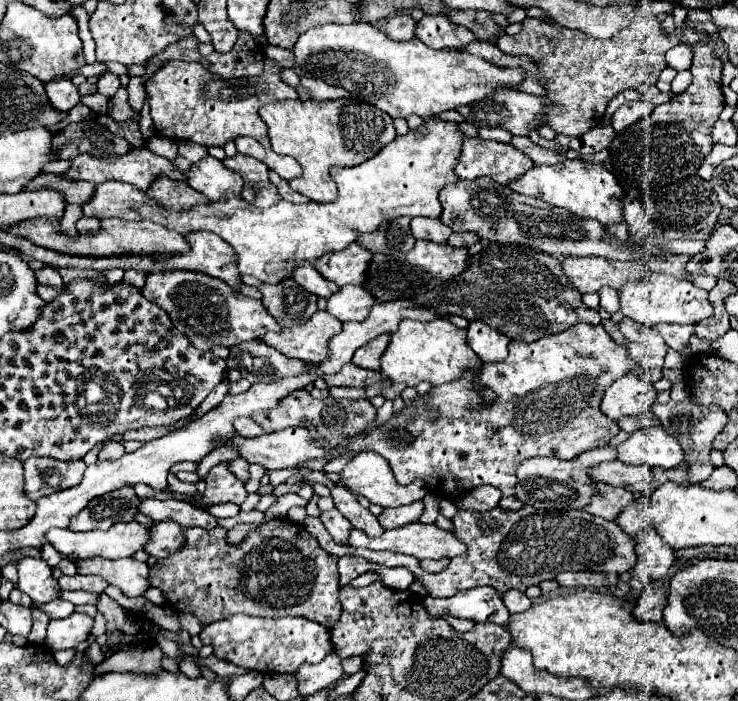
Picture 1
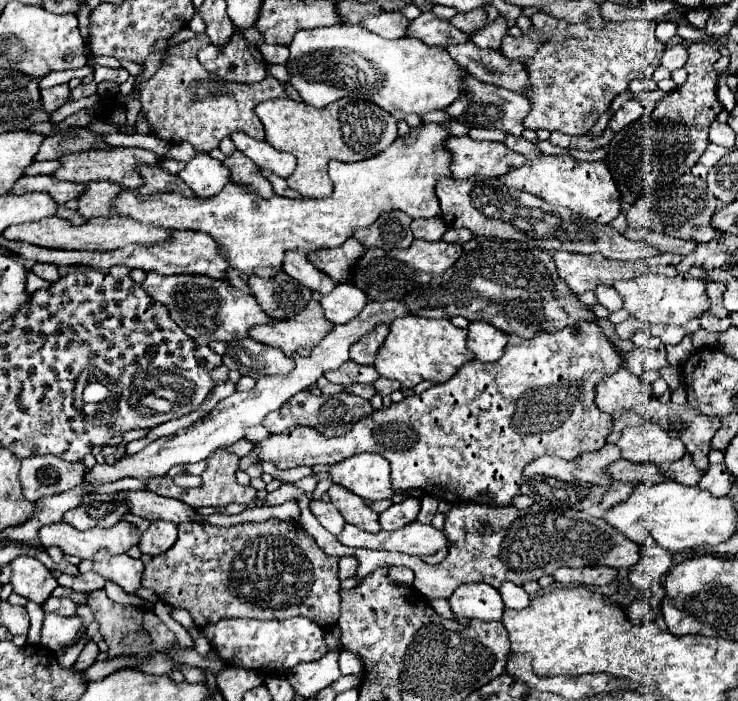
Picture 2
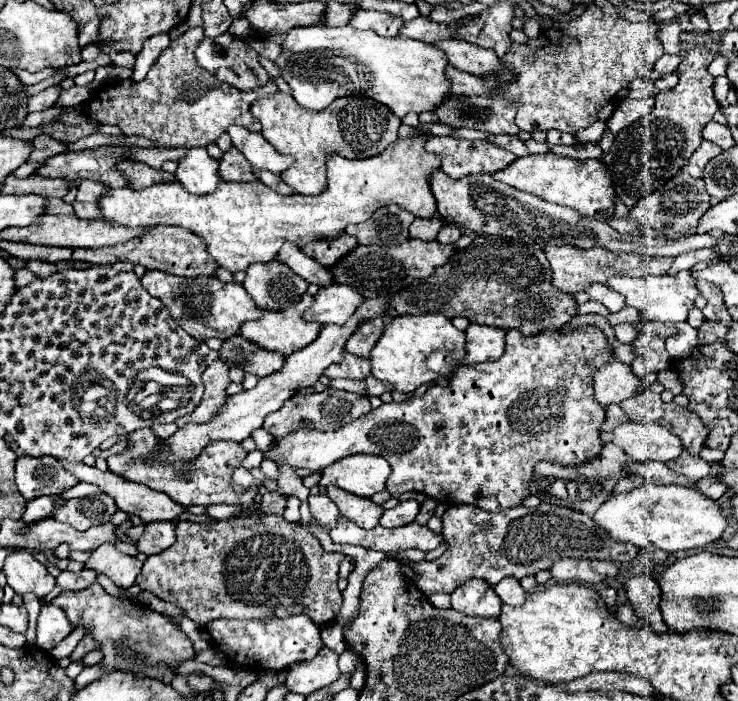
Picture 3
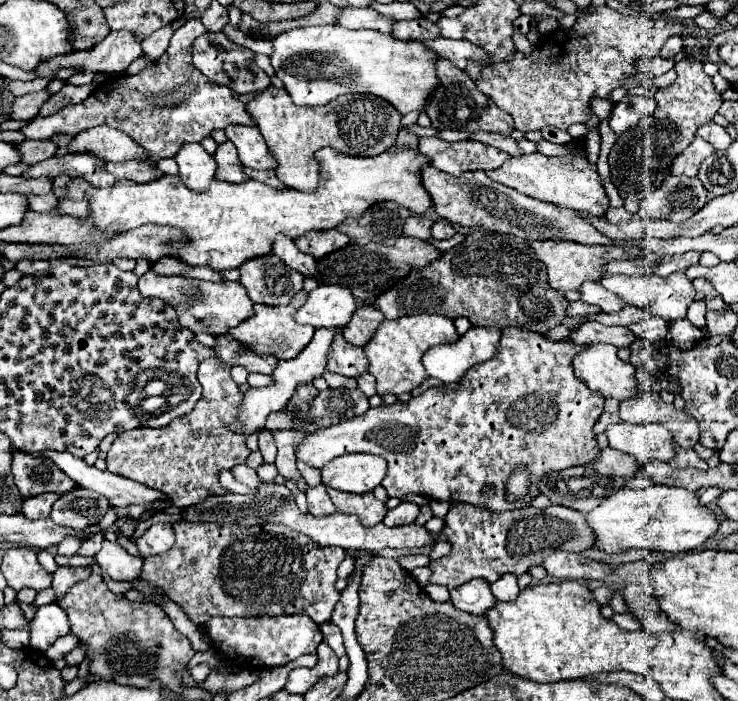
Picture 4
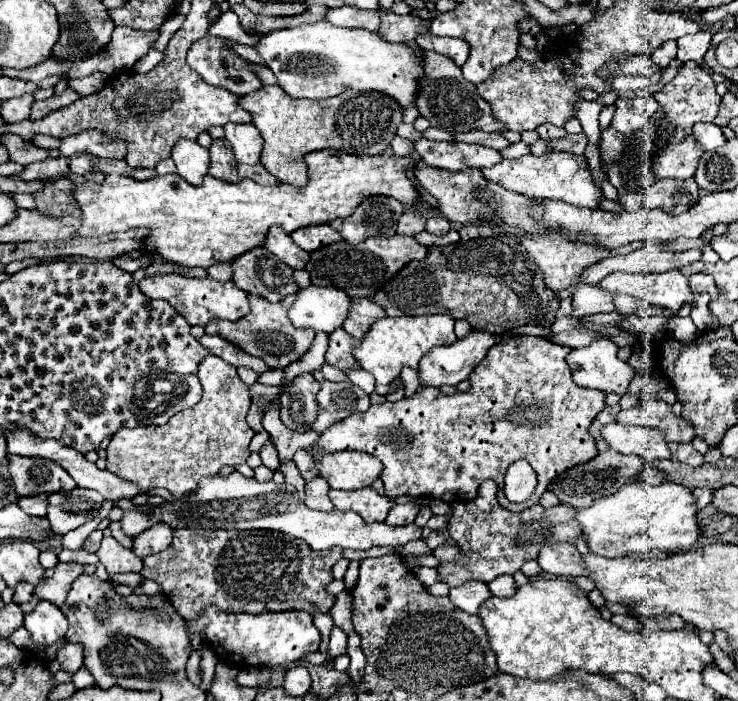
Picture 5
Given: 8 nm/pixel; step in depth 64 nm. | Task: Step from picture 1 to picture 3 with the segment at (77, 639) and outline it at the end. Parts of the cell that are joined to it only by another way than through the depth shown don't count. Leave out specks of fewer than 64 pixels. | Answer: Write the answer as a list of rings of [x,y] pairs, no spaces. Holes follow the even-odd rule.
[[[44,604],[36,626],[36,646],[42,650],[50,650],[70,632],[72,632],[72,624],[66,620],[64,612],[54,604]]]

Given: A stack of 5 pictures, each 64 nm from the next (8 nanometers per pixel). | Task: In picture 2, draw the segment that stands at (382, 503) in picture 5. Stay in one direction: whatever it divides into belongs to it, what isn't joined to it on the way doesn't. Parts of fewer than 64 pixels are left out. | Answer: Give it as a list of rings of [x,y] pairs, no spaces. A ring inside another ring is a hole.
[[[336,484],[330,486],[328,496],[348,524],[354,524],[366,532],[378,532],[380,530],[378,514],[360,496],[352,494],[344,486],[336,486]]]

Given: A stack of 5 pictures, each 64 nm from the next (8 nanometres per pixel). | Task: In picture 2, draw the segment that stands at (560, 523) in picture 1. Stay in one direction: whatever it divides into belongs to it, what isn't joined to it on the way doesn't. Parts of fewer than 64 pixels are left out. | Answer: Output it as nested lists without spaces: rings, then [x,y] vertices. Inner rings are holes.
[[[454,504],[450,508],[450,512],[446,514],[444,520],[444,533],[446,538],[450,540],[450,548],[448,548],[448,556],[440,562],[440,564],[426,564],[420,562],[418,556],[410,556],[410,554],[398,554],[398,552],[376,552],[376,550],[366,550],[366,548],[348,548],[344,544],[340,544],[336,540],[336,536],[332,536],[316,518],[314,514],[304,508],[302,516],[300,516],[300,524],[304,526],[304,530],[316,540],[316,544],[330,556],[356,556],[360,560],[360,572],[354,574],[354,578],[362,580],[366,574],[374,572],[380,566],[406,566],[410,570],[414,570],[416,580],[414,586],[420,594],[424,594],[428,600],[430,598],[450,598],[452,592],[466,582],[486,582],[494,588],[500,588],[500,584],[504,580],[510,580],[518,586],[522,586],[526,580],[538,580],[544,574],[552,574],[556,568],[560,566],[612,566],[612,568],[632,568],[638,562],[638,546],[624,538],[620,532],[616,532],[614,528],[610,528],[610,524],[606,524],[604,520],[588,514],[588,512],[578,512],[578,510],[570,510],[570,508],[552,508],[552,506],[540,506],[534,504],[530,508],[518,510],[514,506],[504,506],[504,508],[490,508],[490,506],[480,506],[480,504]]]

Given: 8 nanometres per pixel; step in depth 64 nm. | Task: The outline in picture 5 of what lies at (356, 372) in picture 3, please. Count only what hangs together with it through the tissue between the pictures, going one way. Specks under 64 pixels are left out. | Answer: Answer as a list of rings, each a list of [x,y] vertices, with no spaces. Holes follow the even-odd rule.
[[[338,328],[328,338],[330,338],[330,346],[328,346],[328,352],[326,352],[326,364],[332,364],[332,366],[336,366],[340,370],[358,368],[356,360],[352,358],[352,352],[350,352],[356,346],[358,340],[348,336],[344,332],[344,328]]]

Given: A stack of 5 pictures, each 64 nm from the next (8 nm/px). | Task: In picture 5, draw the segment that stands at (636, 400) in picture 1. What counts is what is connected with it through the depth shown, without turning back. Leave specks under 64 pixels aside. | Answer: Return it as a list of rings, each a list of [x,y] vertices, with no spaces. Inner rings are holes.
[[[600,338],[588,346],[572,348],[566,356],[566,364],[572,370],[574,382],[602,392],[626,394],[634,370],[626,362],[618,360],[616,352],[618,346],[610,338]]]

